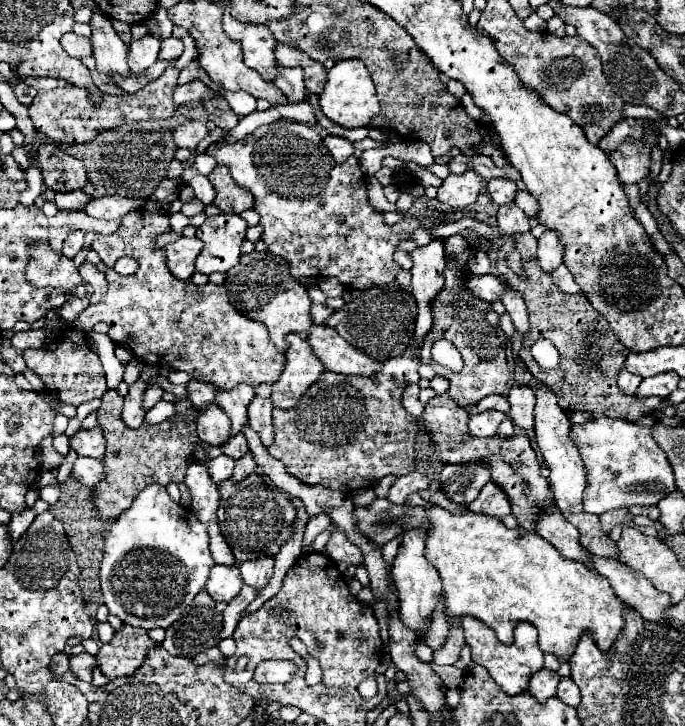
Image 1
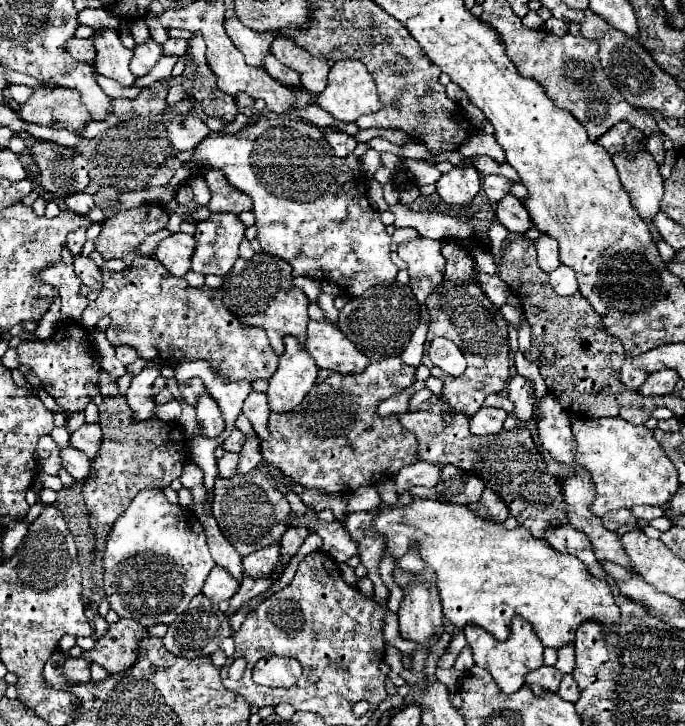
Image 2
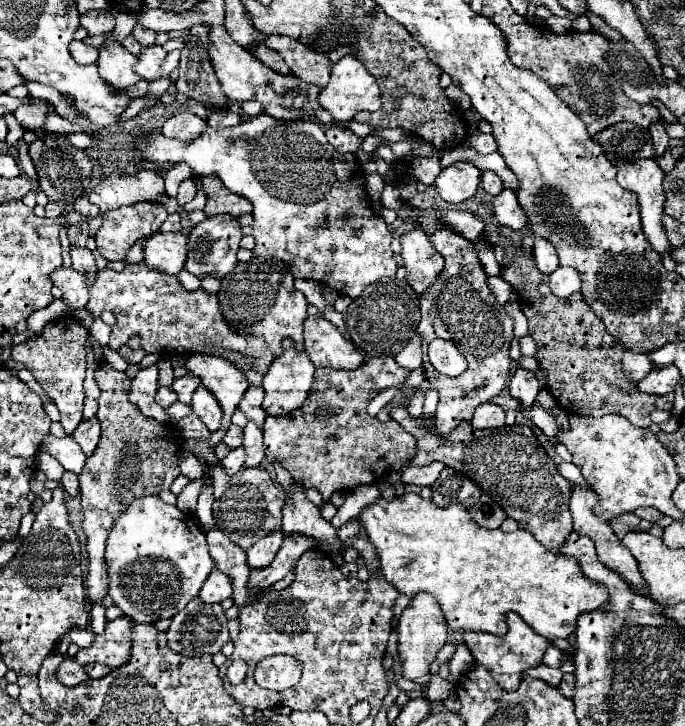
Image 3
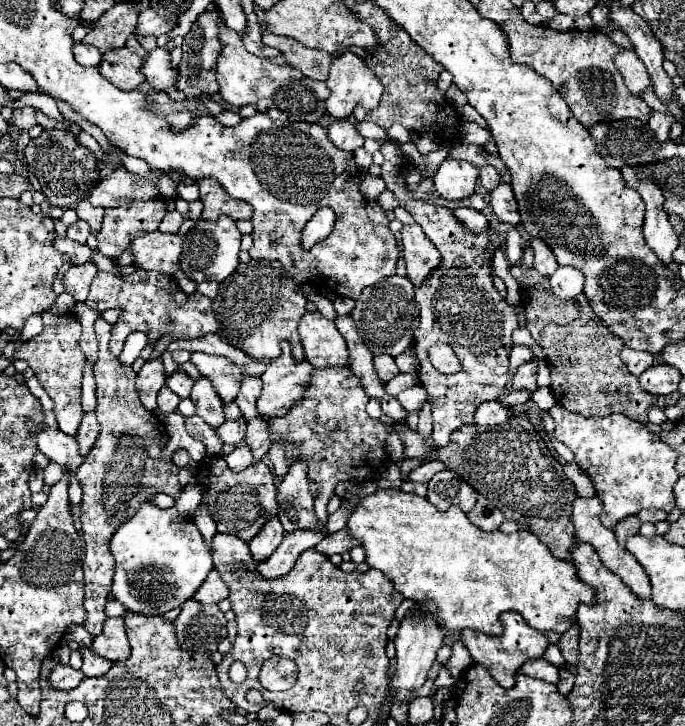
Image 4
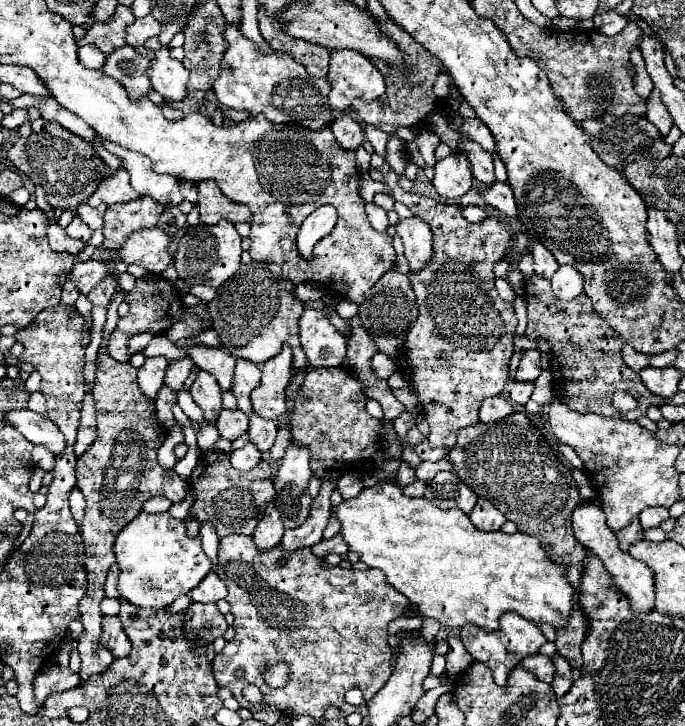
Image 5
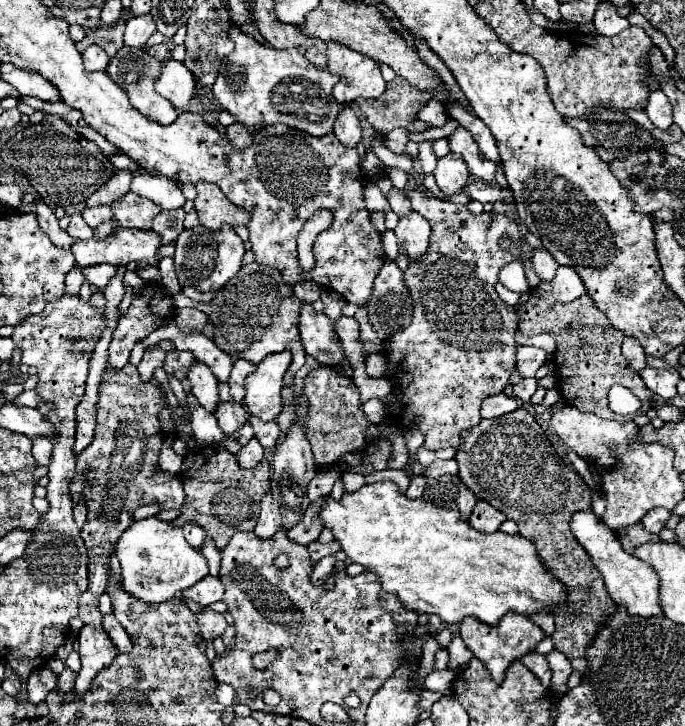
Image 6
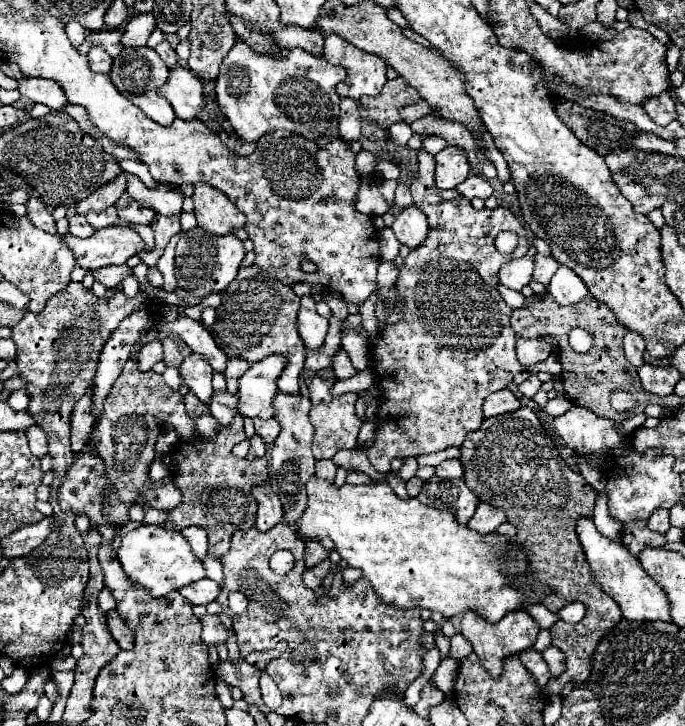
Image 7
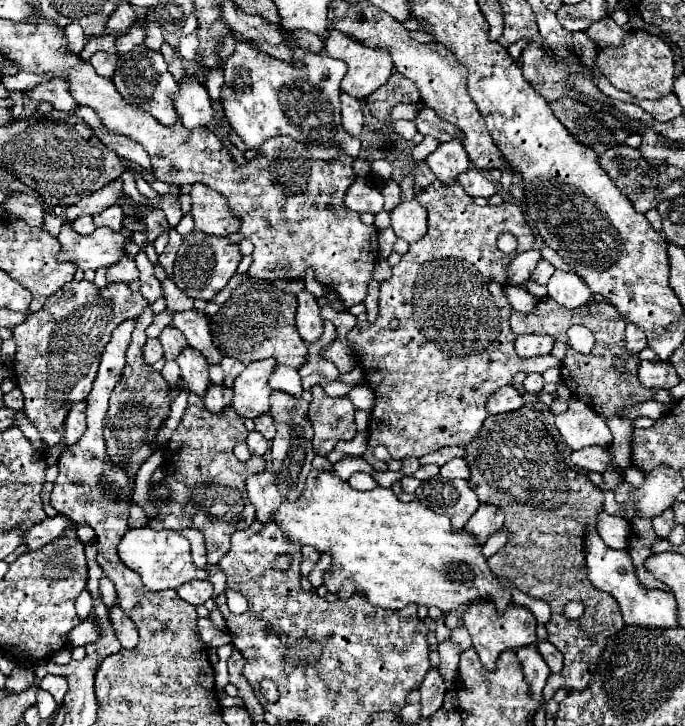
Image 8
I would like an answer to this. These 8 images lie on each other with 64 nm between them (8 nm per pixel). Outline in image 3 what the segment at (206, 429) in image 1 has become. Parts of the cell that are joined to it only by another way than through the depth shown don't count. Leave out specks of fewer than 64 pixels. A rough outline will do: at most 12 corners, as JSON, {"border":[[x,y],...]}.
{"border":[[206,386],[192,396],[194,414],[216,432],[222,424],[220,404]]}

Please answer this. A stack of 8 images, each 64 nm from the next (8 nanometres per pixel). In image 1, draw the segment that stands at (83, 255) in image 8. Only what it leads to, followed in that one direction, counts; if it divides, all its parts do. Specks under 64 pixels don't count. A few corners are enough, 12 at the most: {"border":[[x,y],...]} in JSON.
{"border":[[180,236],[164,246],[170,272],[188,280],[202,248],[198,238]]}

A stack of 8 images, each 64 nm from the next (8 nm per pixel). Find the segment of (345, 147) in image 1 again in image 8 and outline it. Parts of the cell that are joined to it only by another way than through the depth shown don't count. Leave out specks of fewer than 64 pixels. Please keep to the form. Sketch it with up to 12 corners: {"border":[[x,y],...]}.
{"border":[[342,92],[342,126],[362,130],[360,100]]}

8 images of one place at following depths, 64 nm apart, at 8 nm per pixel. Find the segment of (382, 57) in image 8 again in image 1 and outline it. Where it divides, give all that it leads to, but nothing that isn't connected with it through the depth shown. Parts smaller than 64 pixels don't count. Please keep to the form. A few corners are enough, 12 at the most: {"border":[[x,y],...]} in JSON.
{"border":[[362,60],[328,70],[318,100],[340,126],[368,126],[380,114]]}

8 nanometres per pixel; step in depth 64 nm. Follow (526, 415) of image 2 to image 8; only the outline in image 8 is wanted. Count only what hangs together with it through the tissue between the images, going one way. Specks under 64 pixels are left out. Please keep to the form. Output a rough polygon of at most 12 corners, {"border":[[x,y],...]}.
{"border":[[538,334],[516,336],[522,358],[550,354],[554,338]]}

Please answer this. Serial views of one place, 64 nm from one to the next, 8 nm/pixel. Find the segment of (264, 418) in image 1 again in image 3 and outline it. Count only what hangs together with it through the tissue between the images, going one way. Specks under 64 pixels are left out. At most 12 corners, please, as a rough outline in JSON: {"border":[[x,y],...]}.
{"border":[[250,384],[238,408],[262,428],[264,390]]}

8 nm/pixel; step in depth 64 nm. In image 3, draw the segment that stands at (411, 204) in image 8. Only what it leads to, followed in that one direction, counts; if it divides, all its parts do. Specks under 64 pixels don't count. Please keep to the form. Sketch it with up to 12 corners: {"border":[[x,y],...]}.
{"border":[[420,228],[402,234],[406,282],[422,294],[444,268]]}

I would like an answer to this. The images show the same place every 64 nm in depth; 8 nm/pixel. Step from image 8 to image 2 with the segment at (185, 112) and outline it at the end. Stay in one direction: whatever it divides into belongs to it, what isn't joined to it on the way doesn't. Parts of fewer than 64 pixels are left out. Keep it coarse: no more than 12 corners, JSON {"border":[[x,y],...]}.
{"border":[[154,40],[138,44],[130,70],[146,76],[162,58],[162,46]]}

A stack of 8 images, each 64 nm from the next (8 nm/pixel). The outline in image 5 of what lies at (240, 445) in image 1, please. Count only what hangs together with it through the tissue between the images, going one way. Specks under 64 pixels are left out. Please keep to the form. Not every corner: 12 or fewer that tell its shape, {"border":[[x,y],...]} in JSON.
{"border":[[222,410],[216,428],[222,438],[236,440],[248,430],[248,416]]}

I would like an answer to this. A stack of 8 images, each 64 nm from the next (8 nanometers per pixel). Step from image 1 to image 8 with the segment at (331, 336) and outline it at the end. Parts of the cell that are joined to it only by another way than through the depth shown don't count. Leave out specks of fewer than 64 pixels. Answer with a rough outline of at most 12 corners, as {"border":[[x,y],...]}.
{"border":[[298,294],[296,326],[306,344],[324,328],[318,300]]}

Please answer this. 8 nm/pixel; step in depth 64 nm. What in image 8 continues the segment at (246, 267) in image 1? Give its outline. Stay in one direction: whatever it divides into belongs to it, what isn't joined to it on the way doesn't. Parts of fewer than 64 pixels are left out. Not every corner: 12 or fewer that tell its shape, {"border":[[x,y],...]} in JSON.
{"border":[[246,280],[212,316],[214,346],[274,358],[274,390],[300,398],[308,348],[296,296]]}

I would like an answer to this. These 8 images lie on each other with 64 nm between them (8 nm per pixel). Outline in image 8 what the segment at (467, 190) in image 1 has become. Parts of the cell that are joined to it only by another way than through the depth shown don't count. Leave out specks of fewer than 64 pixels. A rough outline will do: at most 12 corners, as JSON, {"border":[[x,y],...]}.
{"border":[[460,140],[440,142],[426,164],[442,182],[470,168]]}

